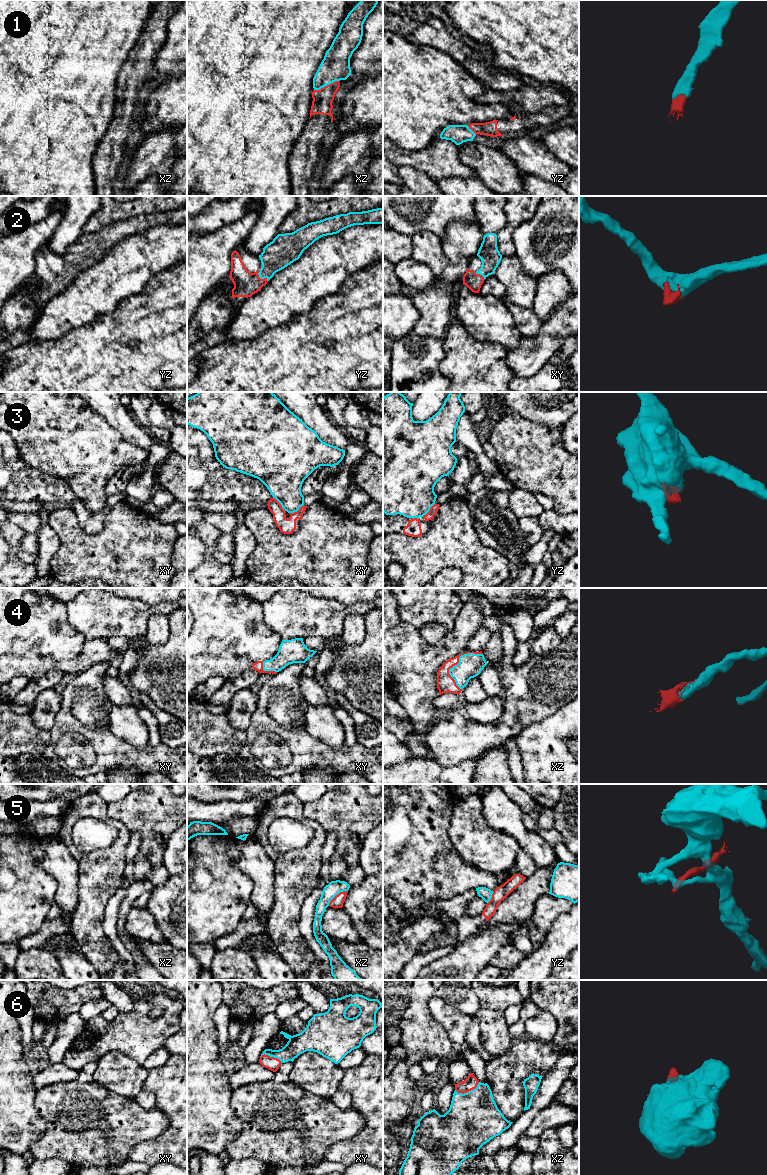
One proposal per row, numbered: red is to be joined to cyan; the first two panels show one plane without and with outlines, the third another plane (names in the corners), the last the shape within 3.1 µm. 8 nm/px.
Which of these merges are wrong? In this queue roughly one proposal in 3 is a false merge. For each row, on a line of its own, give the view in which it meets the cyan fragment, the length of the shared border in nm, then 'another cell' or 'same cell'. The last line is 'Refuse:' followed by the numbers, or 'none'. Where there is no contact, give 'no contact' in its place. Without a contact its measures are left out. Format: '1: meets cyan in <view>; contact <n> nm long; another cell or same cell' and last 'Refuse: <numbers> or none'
1: meets cyan in xz; contact 220 nm long; same cell
2: meets cyan in yz; contact 160 nm long; same cell
3: meets cyan in xy; contact 140 nm long; another cell
4: meets cyan in xz; contact 340 nm long; same cell
5: meets cyan in xz; contact 200 nm long; another cell
6: meets cyan in xz; contact 220 nm long; same cell
Refuse: 3, 5

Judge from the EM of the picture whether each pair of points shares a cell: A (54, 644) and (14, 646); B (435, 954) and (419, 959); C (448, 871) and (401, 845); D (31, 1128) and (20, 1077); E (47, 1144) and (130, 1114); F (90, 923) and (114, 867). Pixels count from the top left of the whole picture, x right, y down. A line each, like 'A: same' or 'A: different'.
A: same
B: same
C: same
D: same
E: same
F: same

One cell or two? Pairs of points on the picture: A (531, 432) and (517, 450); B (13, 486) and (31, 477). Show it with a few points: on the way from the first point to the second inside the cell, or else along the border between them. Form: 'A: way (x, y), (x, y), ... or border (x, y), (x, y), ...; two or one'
A: way (531, 436), (521, 446); one
B: way (17, 483), (25, 483), (27, 481); one

